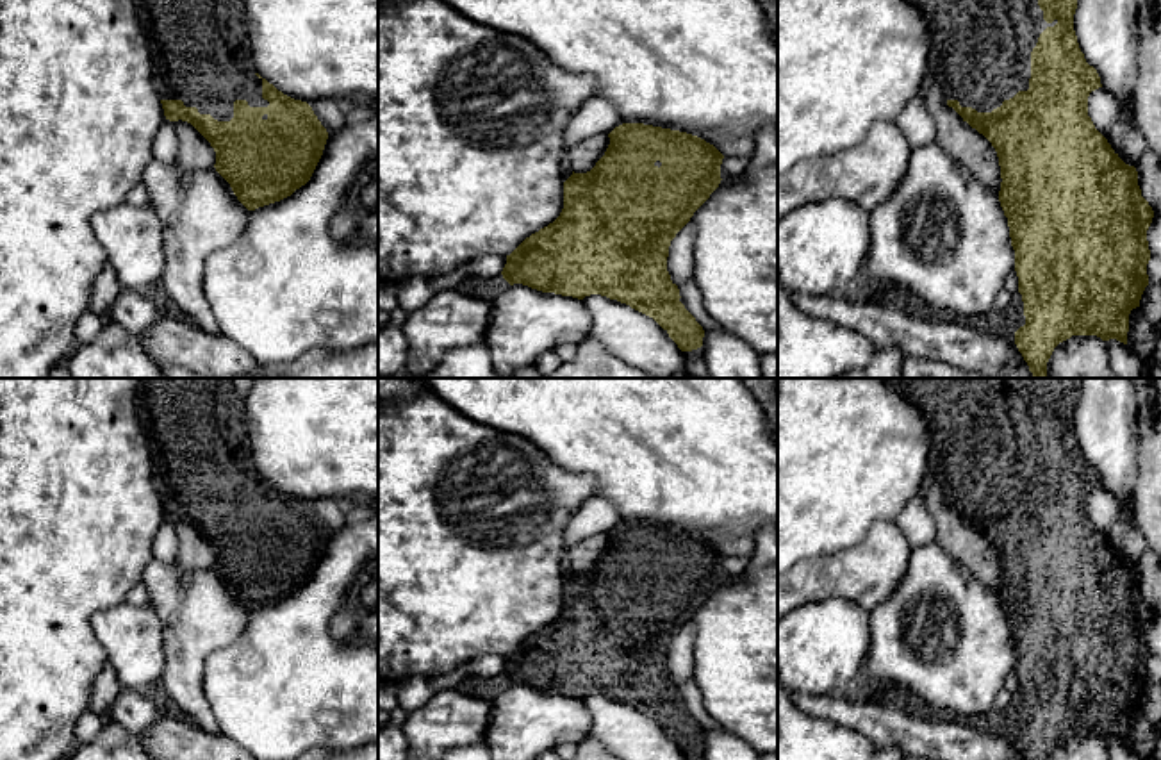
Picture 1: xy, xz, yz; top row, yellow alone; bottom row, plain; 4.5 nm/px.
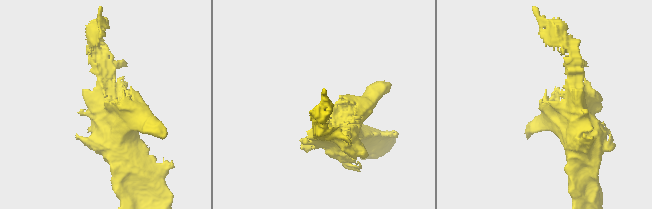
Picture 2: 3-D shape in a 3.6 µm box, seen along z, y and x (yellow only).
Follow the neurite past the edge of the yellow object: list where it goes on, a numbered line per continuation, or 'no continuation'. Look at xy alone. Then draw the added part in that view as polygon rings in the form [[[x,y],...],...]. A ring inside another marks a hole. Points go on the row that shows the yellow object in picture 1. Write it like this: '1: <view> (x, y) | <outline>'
1: xy (202, 52) | [[[139,0],[155,43],[155,82],[161,100],[182,100],[218,121],[234,118],[234,102],[268,107],[246,39],[243,0]]]

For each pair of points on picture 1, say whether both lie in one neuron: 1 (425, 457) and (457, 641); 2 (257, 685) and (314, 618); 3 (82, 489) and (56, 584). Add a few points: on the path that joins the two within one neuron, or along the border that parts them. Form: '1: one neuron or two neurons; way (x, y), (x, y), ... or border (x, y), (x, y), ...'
1: one neuron; way (412, 503), (412, 568), (419, 575), (423, 594)
2: one neuron; way (273, 669), (309, 634)
3: one neuron; way (59, 512), (56, 516), (56, 561)

